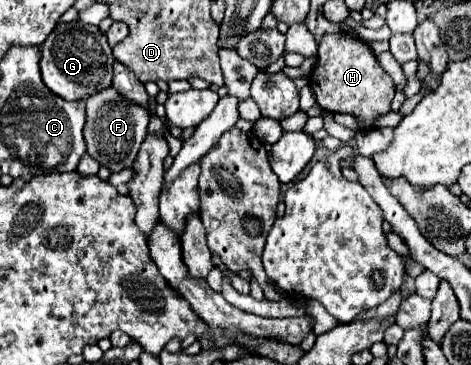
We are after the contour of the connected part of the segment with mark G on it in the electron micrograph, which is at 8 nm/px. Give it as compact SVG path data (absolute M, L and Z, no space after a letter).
M75 20L55 26L51 36L41 46L39 66L43 82L51 92L61 96L63 100L85 100L87 96L111 86L113 62L115 58L111 54L111 46L107 44L105 34L97 26Z

